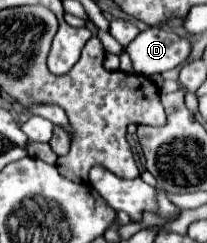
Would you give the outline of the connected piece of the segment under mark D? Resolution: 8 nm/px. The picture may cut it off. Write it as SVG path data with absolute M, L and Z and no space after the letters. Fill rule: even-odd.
M148 27L128 47L134 71L140 75L154 75L178 65L184 65L190 55L190 41L164 27Z

